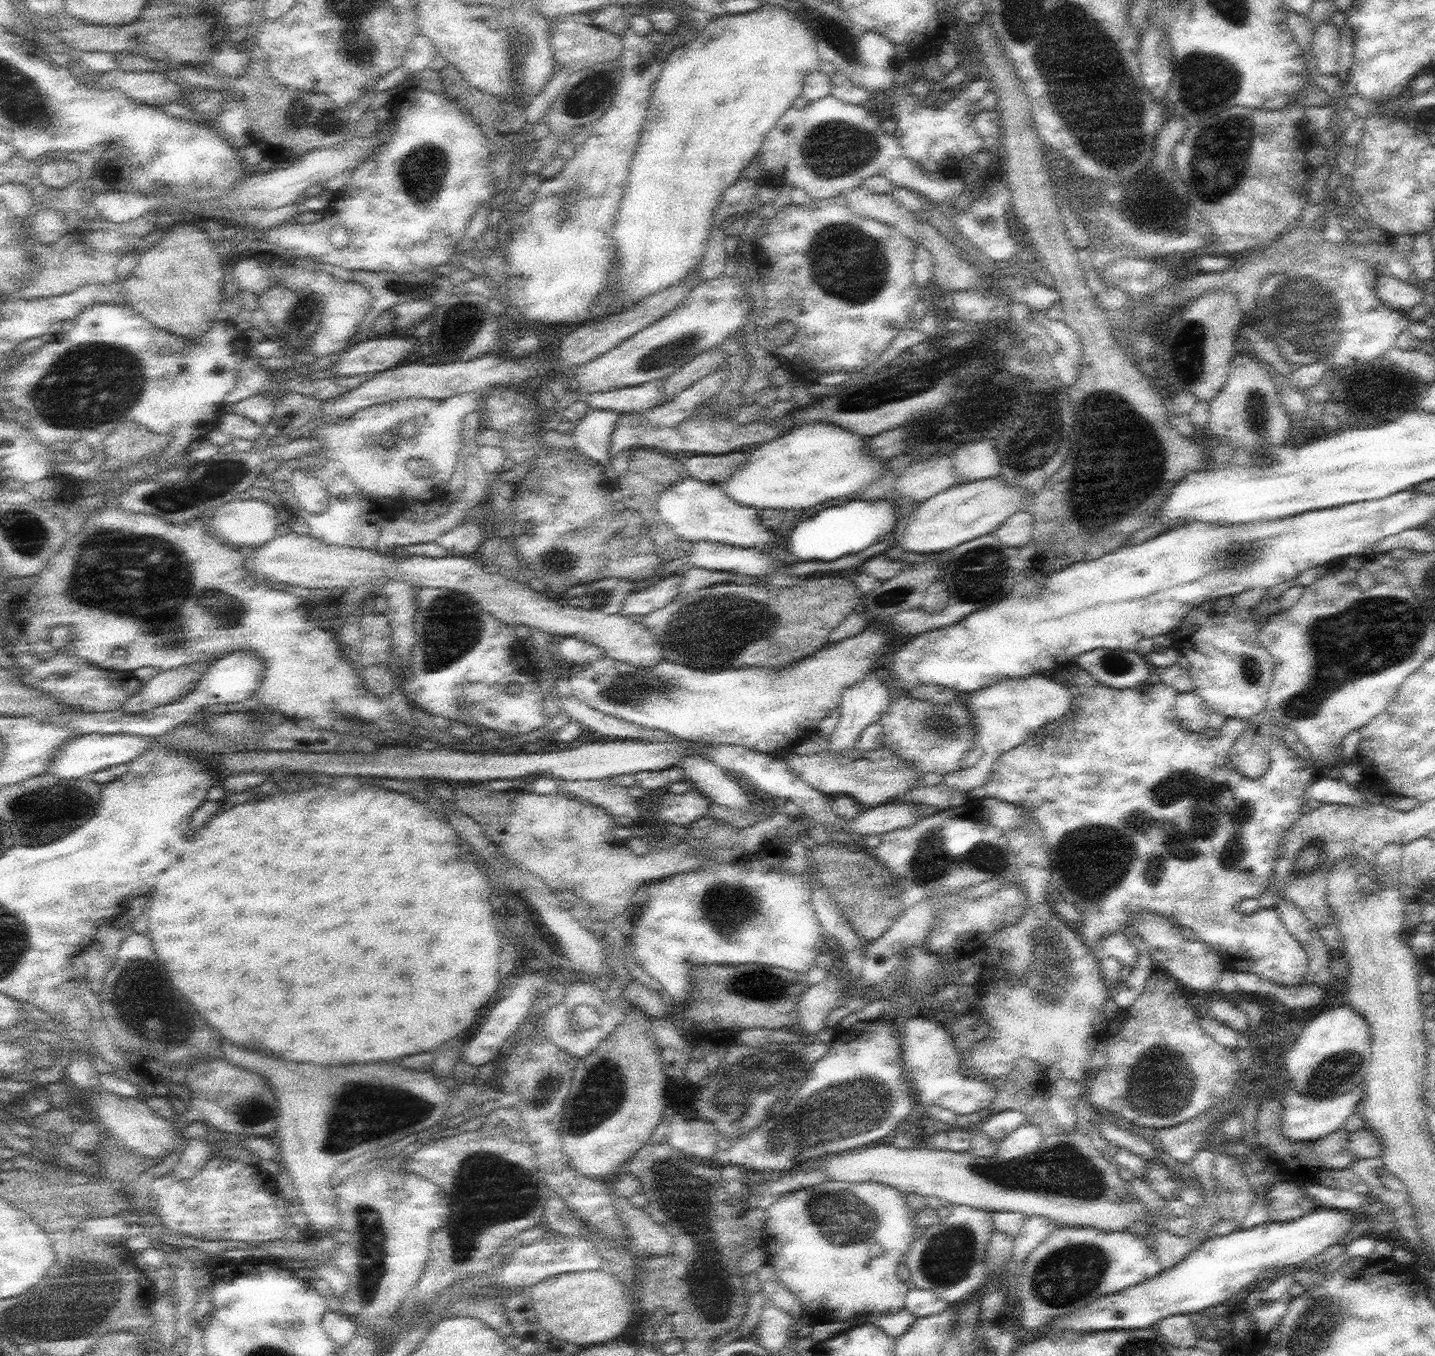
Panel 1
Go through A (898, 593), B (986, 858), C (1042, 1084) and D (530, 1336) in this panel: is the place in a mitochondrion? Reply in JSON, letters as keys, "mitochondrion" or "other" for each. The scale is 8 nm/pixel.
{"A":"mitochondrion","B":"mitochondrion","C":"other","D":"other"}

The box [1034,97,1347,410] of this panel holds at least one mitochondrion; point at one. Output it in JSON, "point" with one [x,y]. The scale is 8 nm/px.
{"point":[1227,158]}

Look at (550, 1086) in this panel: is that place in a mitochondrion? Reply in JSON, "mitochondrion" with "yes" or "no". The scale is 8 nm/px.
{"mitochondrion":"yes"}

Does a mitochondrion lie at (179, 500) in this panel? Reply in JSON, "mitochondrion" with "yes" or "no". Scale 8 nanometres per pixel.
{"mitochondrion":"yes"}

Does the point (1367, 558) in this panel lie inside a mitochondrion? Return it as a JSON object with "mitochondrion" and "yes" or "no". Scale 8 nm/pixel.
{"mitochondrion":"no"}

